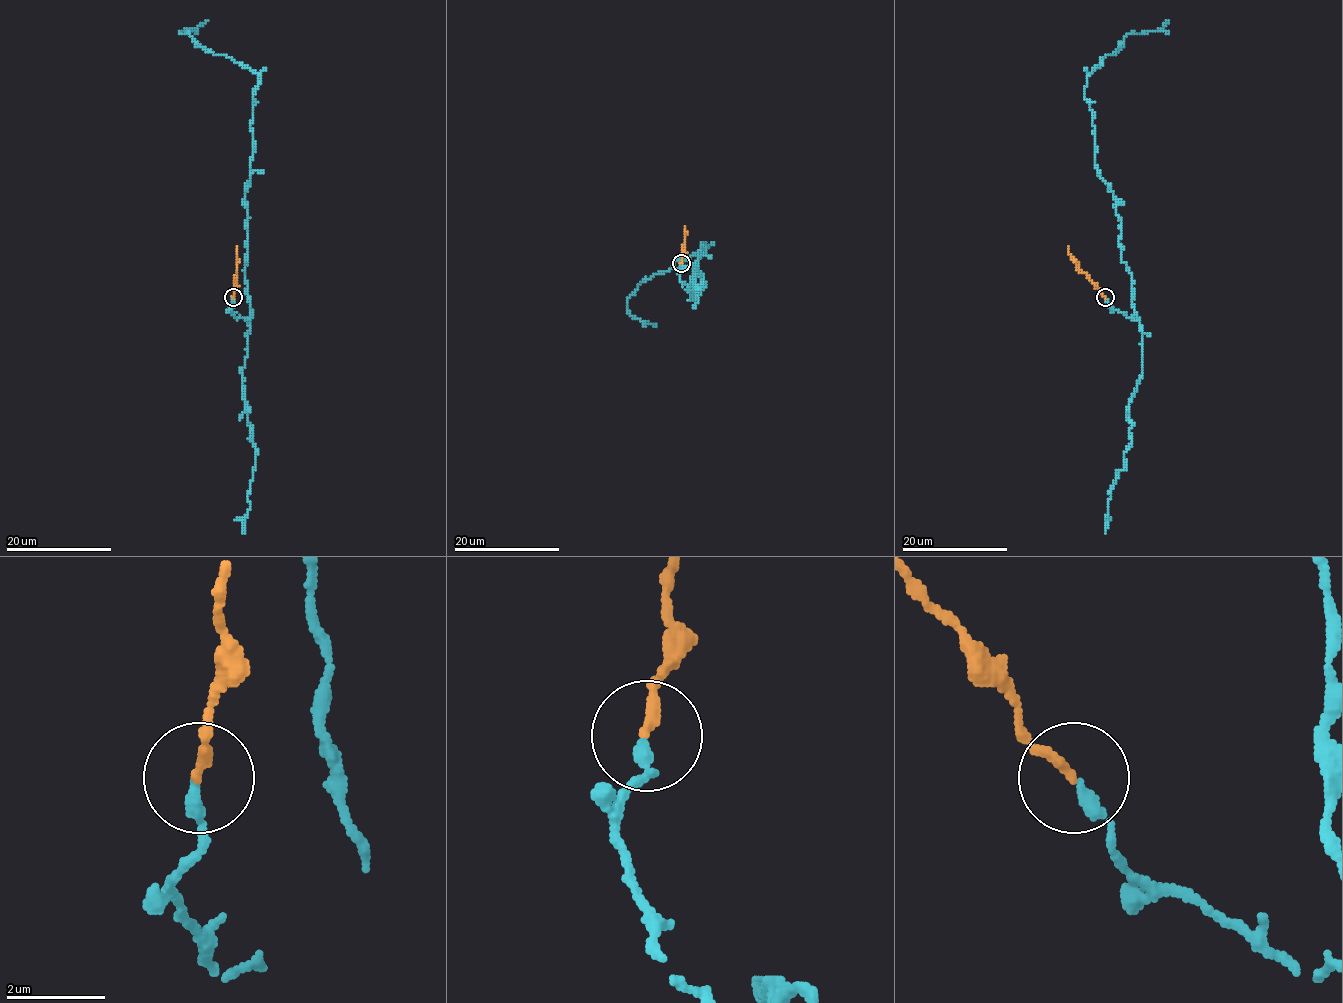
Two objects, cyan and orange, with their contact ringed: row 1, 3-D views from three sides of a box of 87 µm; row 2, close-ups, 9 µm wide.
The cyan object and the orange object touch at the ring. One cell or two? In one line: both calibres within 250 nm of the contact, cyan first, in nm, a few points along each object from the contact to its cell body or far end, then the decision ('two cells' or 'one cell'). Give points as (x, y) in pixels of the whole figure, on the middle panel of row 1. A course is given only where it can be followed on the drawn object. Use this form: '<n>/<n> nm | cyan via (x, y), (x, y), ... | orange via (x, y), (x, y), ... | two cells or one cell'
260/200 nm | cyan via (680, 264), (684, 289), (700, 293), (692, 285), (701, 243), (627, 299), (629, 312), (656, 327) | orange via (681, 262), (685, 227) | one cell

